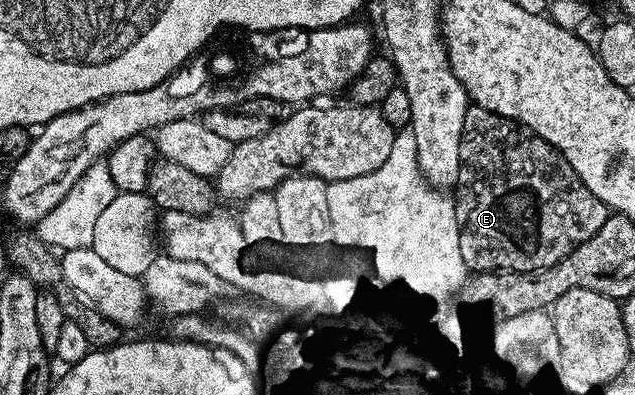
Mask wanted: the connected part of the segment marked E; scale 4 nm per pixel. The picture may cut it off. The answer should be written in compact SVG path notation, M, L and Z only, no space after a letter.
M474 103L468 104L465 111L465 123L459 148L459 176L453 189L453 200L455 214L459 220L461 255L465 259L468 270L471 271L494 271L497 269L533 271L534 269L553 267L561 258L569 255L569 251L573 251L581 243L585 243L585 239L597 235L597 231L601 231L601 227L609 216L606 203L597 199L597 195L593 195L593 191L589 191L589 187L585 187L585 183L581 183L577 171L573 171L571 164L560 155L558 149L554 149L548 141L541 139L541 135L537 135L530 127L523 125L520 121L515 121L512 117L503 117L500 113L494 113Z

